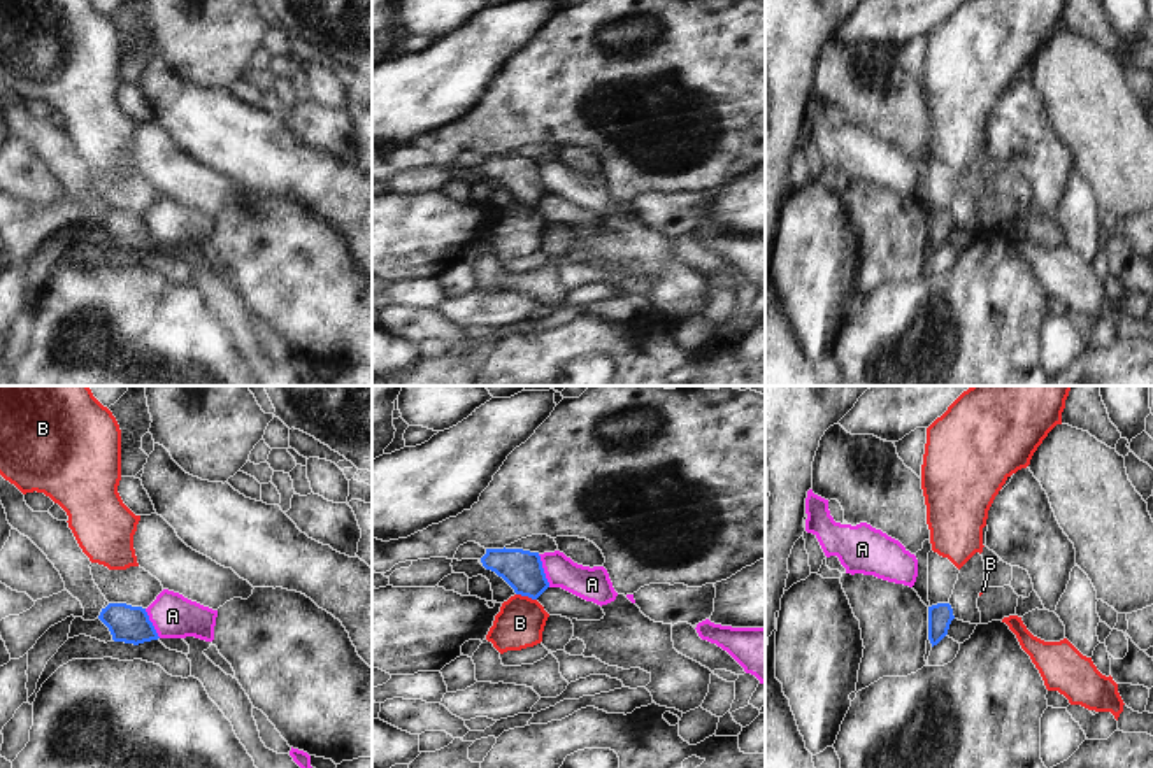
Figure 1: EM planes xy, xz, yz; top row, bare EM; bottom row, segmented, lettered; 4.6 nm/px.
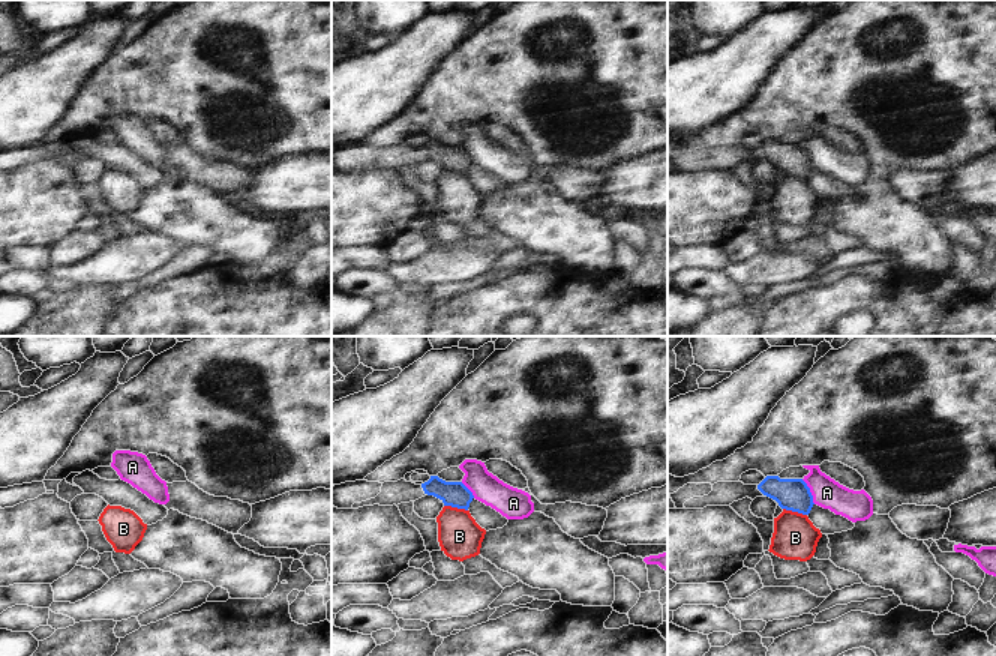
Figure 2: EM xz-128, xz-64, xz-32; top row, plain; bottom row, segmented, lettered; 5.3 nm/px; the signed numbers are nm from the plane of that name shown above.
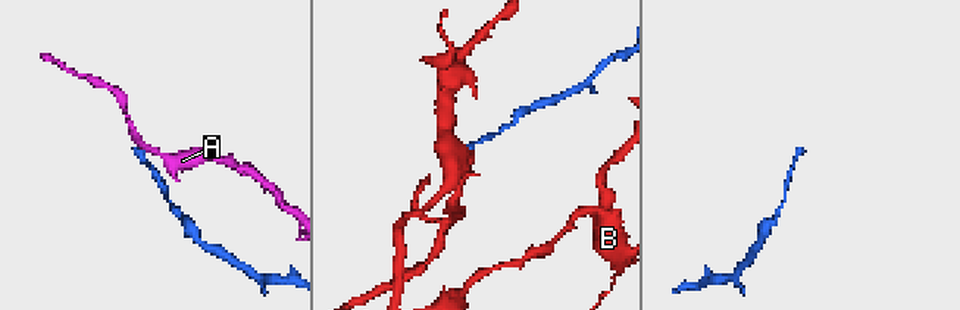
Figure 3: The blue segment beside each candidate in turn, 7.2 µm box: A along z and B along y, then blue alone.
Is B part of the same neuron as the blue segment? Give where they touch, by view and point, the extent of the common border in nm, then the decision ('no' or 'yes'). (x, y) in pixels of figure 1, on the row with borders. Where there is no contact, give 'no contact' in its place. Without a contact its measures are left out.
meets blue in xz at (527, 595); contact 100 nm long; no

